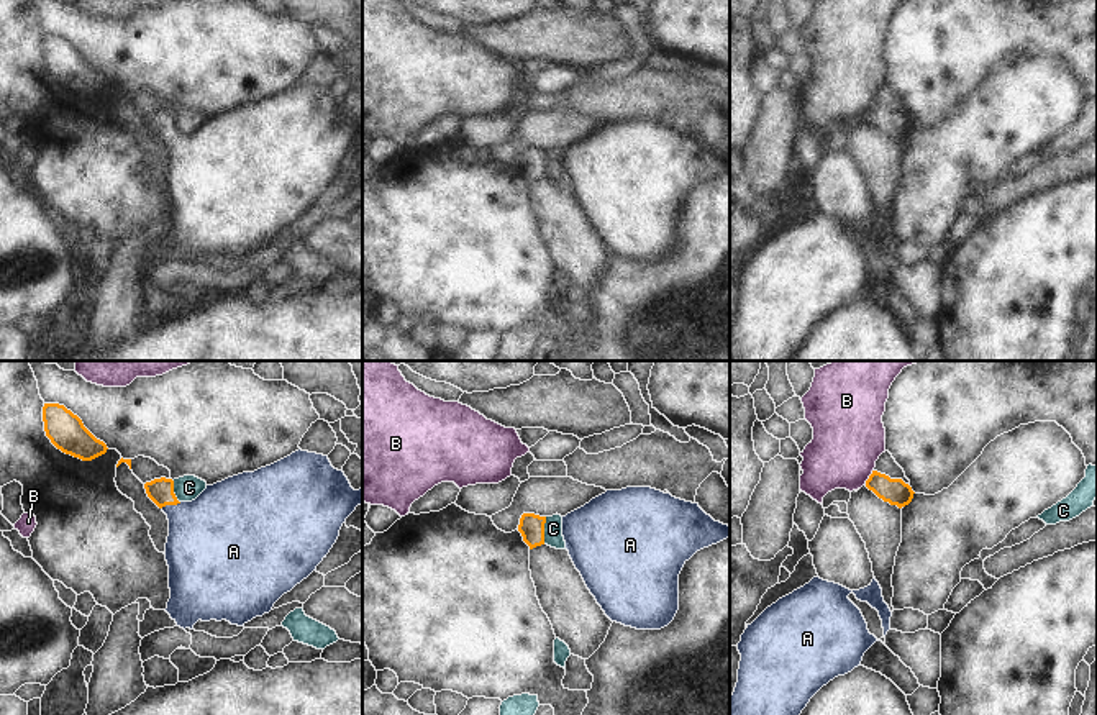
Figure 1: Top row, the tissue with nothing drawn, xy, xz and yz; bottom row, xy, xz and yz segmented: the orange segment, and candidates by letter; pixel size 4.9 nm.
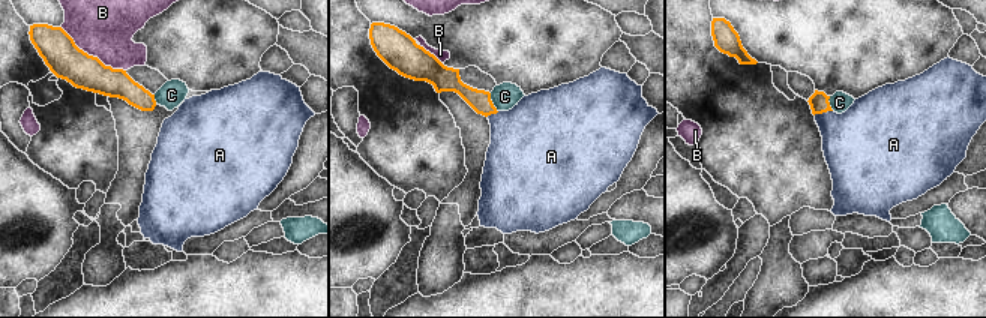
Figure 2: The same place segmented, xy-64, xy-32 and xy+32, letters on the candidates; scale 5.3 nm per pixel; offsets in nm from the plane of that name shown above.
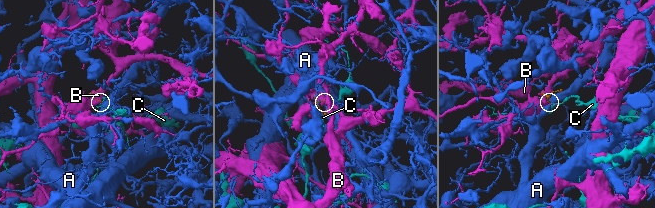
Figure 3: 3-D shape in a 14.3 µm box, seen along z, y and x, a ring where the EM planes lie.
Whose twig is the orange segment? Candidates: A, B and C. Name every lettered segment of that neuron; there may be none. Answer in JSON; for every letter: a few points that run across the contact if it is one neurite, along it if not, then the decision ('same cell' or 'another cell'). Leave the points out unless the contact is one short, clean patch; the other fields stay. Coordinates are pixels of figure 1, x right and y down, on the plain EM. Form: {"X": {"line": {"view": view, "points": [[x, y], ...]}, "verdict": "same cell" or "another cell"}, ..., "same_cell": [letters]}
{"A": {"line": {"view": "xy", "points": [[161, 123], [171, 136], [209, 171]]}, "verdict": "same cell"}, "B": {"verdict": "another cell"}, "C": {"line": {"view": "xz", "points": [[546, 150], [543, 176]]}, "verdict": "another cell"}, "same_cell": ["A"]}

